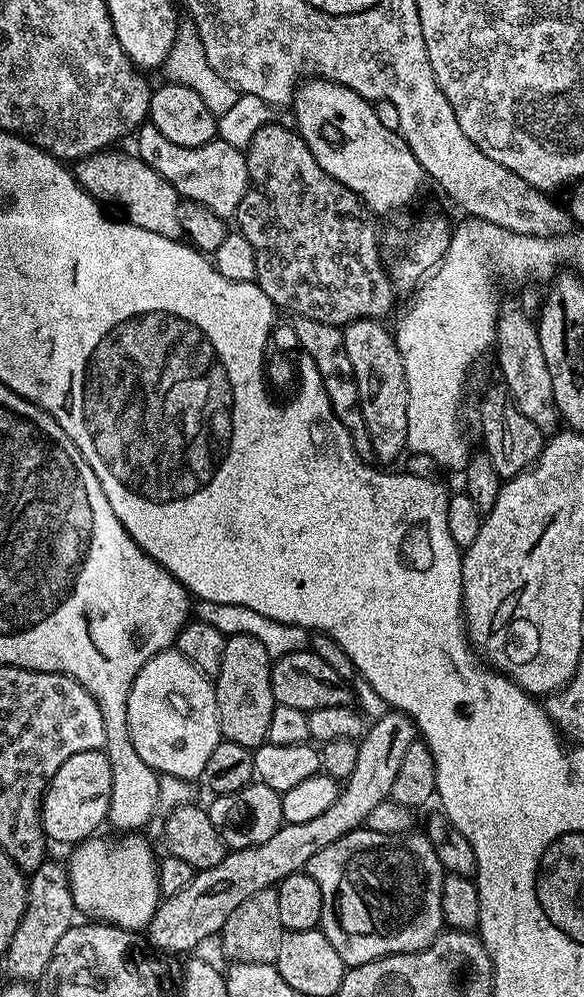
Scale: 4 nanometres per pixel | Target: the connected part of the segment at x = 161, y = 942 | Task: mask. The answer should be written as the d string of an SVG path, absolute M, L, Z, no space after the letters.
M388 710L385 713L373 725L371 723L360 738L354 770L345 780L339 798L325 814L309 822L281 825L266 842L256 847L233 849L225 853L217 866L199 869L184 890L161 901L147 926L147 943L153 949L161 948L156 949L161 953L188 952L212 935L213 939L224 928L226 918L252 894L275 887L290 874L307 867L310 858L330 842L357 831L372 809L389 799L404 753L418 736L416 725L404 712Z

